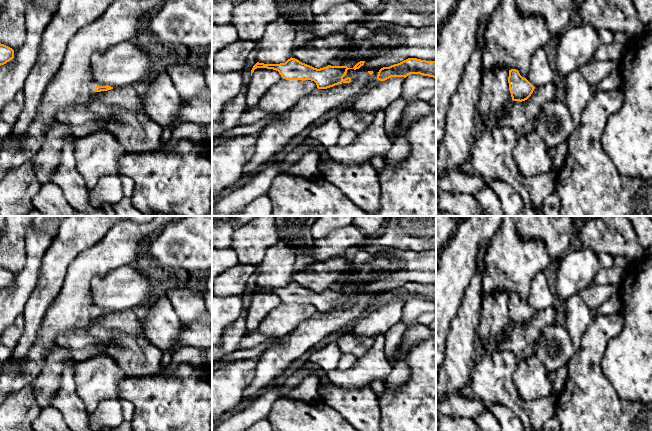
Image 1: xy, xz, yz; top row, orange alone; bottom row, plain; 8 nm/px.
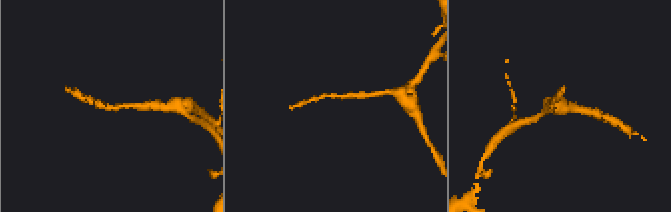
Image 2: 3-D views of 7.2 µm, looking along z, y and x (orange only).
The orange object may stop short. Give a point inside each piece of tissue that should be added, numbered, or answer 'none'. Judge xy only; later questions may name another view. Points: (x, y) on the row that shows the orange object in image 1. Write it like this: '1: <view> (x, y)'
none

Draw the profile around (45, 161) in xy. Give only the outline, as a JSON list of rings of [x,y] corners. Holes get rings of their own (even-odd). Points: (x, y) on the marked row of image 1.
[[[53,121],[50,125],[44,143],[31,159],[37,179],[40,183],[50,182],[61,157],[62,145],[65,141],[73,144],[77,138],[69,126]]]

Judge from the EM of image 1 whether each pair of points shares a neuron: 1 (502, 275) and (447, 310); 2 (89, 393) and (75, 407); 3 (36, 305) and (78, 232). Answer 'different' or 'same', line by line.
1: different
2: different
3: same

